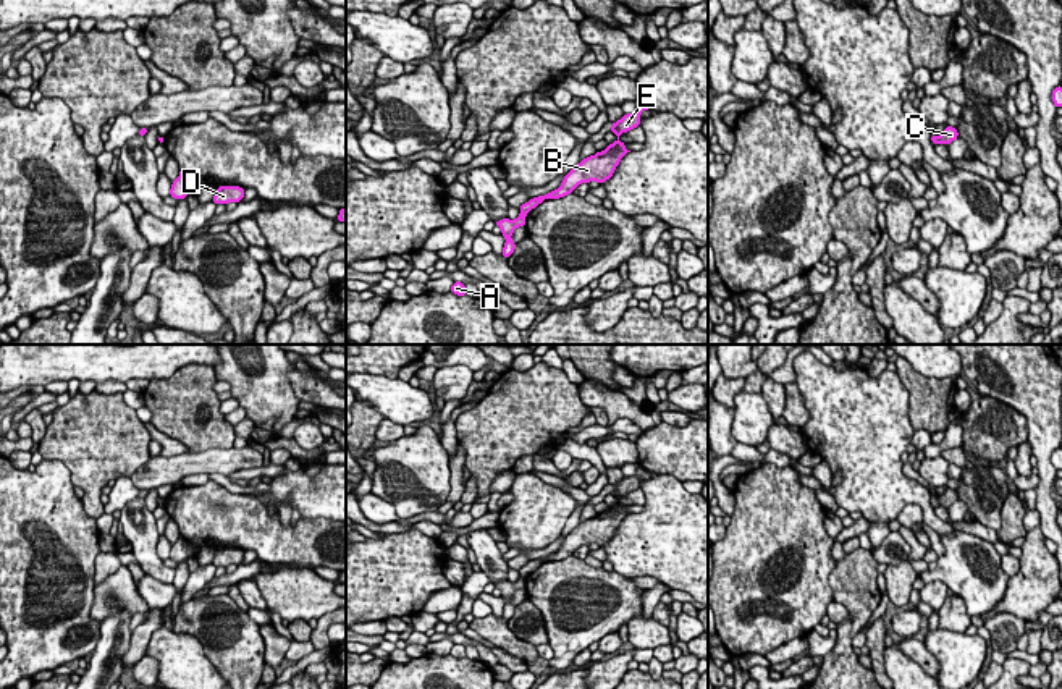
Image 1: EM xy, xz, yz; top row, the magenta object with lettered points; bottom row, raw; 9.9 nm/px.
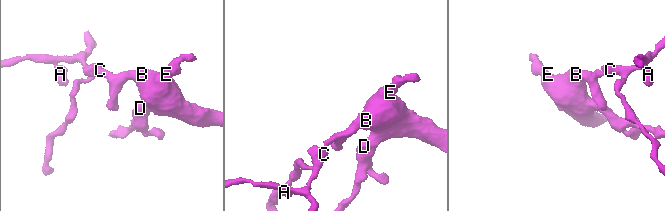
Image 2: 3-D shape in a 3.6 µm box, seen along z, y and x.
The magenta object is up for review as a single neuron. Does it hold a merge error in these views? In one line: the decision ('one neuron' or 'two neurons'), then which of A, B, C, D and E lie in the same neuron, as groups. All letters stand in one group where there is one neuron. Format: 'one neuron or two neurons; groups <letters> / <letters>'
one neuron; groups A B C D E

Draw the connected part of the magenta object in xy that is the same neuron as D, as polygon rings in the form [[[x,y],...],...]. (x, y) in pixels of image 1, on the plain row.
[[[218,548],[213,558],[213,566],[230,566],[230,564],[241,564],[244,560],[244,550],[239,548]]]

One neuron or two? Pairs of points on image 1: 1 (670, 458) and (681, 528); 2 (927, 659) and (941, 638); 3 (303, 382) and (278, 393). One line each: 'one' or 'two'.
1: two
2: two
3: two

